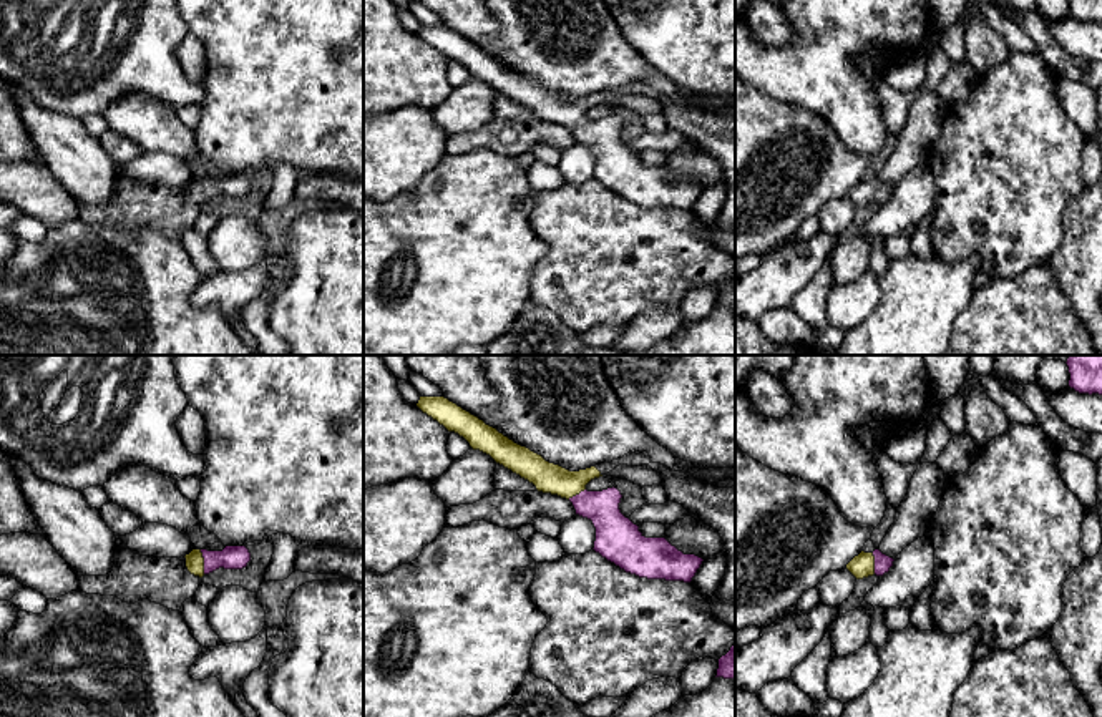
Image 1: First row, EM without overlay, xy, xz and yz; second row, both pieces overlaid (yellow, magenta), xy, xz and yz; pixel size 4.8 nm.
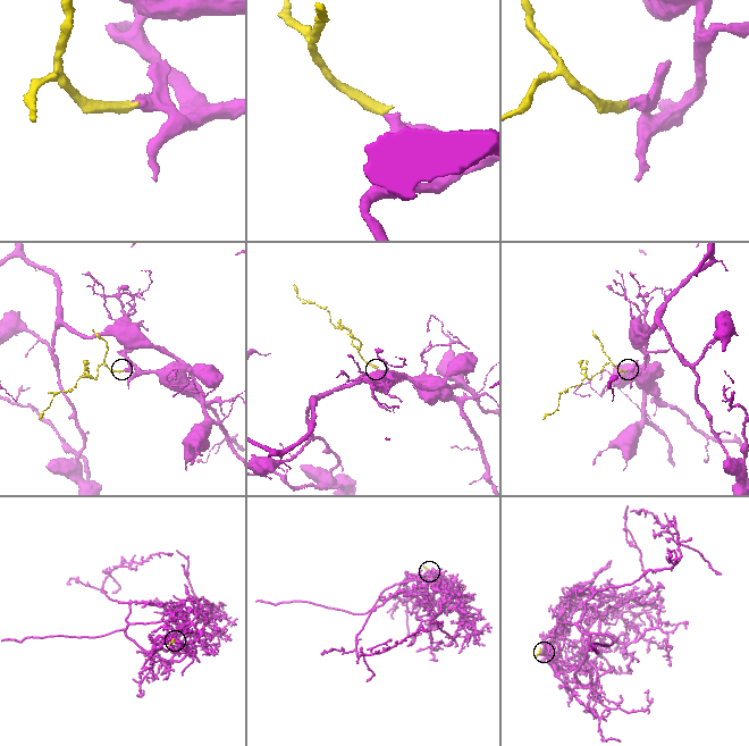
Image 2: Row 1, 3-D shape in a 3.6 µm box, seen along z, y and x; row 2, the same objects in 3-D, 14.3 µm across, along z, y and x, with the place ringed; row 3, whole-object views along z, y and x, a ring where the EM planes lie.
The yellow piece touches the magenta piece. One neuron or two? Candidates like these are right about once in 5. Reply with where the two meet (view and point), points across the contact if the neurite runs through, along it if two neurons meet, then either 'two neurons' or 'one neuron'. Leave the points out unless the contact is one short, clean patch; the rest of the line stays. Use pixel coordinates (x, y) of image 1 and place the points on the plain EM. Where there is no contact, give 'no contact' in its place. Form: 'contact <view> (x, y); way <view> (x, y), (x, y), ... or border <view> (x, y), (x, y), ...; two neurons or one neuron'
contact xy (203, 190); way xy (195, 190), (203, 190), (231, 185); one neuron

